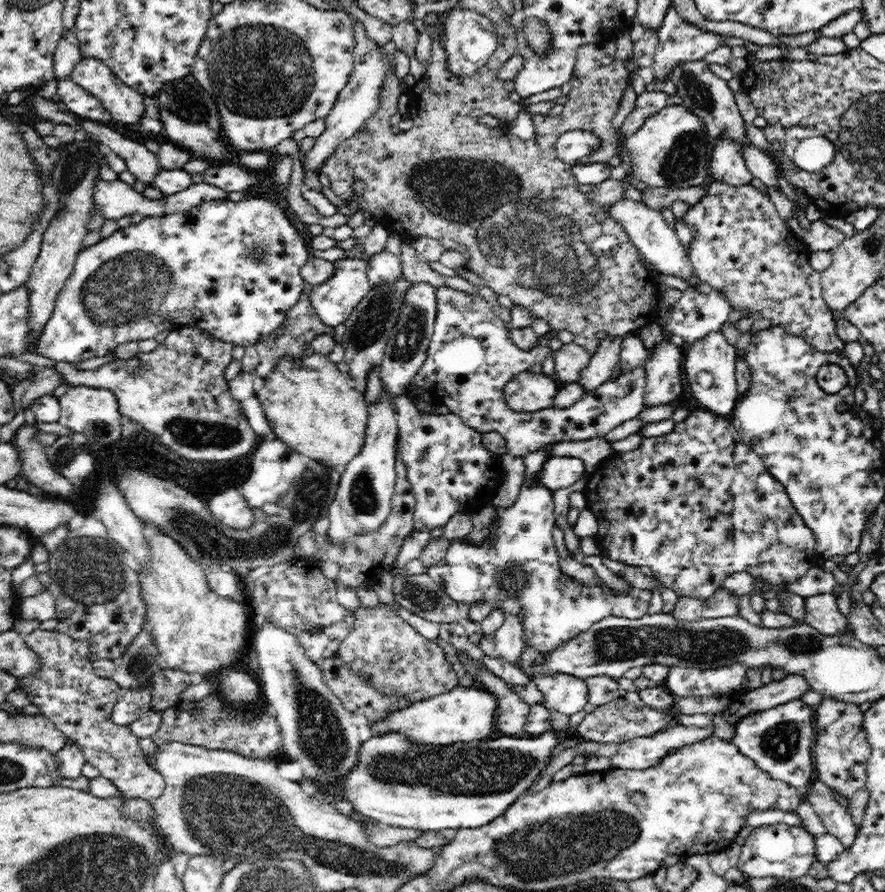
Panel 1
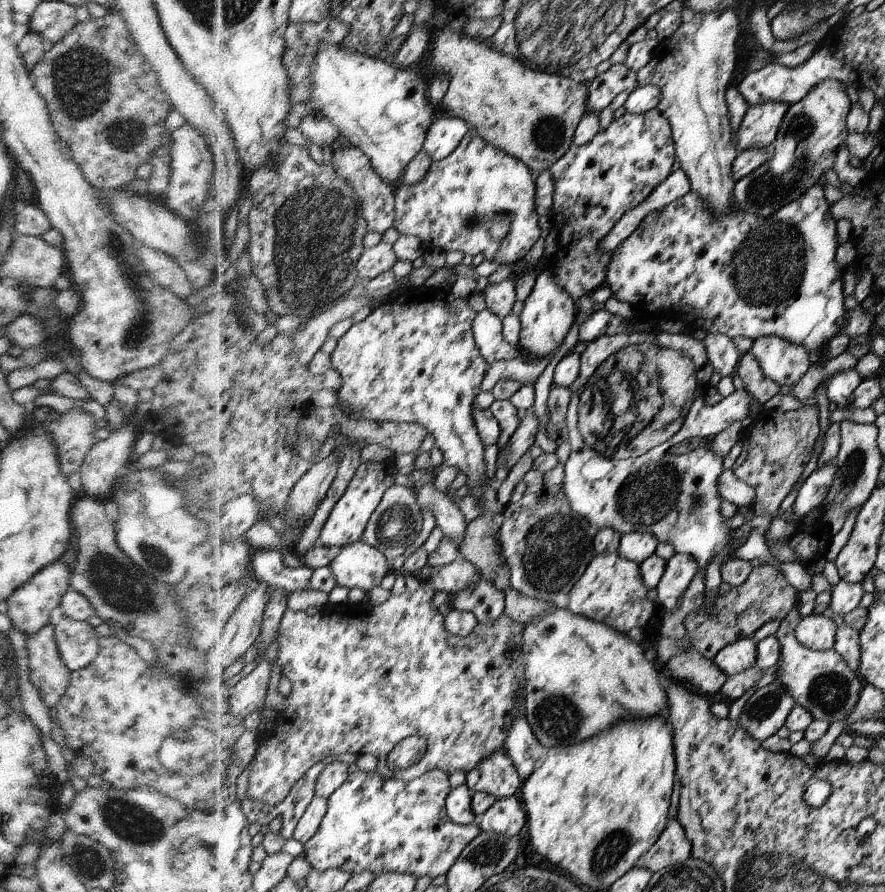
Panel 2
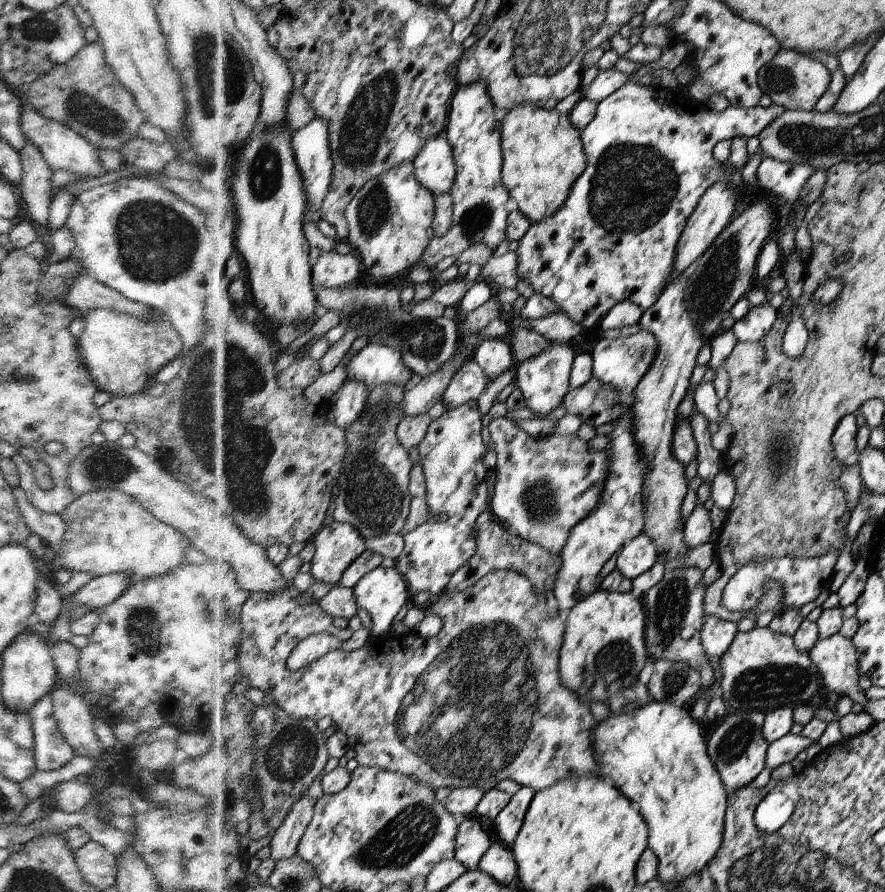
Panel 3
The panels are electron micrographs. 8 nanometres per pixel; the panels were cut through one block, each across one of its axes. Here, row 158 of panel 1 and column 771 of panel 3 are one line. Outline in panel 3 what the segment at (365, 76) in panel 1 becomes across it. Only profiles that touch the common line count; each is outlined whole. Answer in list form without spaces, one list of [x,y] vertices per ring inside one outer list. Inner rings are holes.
[[[769,302],[750,306],[747,314],[735,321],[731,330],[738,341],[757,341],[765,337],[776,319],[777,310]]]

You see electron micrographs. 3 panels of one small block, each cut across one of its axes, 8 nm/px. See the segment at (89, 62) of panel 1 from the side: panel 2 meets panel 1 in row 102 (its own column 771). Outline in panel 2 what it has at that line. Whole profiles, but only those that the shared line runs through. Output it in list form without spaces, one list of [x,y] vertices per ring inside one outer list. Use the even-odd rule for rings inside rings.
[[[762,102],[749,106],[738,128],[737,153],[752,148],[772,147],[777,130],[790,105],[786,102]]]

